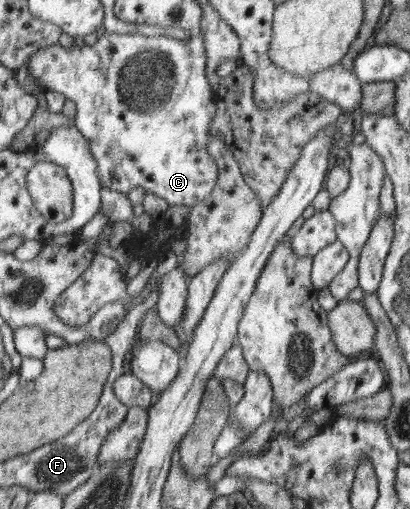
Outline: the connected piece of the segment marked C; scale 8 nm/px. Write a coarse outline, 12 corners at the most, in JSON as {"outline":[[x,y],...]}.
{"outline":[[118,34],[27,59],[75,102],[103,186],[193,207],[218,184],[203,37],[171,38],[169,97],[119,91]]}

